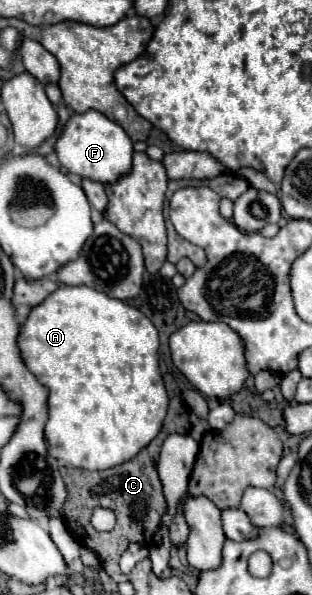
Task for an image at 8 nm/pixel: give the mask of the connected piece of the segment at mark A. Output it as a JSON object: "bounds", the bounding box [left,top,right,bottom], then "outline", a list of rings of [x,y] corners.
{"bounds":[17,286,167,470],"outline":[[[59,286],[55,292],[51,292],[41,304],[33,306],[29,312],[27,322],[21,326],[21,332],[17,336],[17,346],[21,352],[21,358],[25,362],[25,366],[29,368],[29,372],[35,374],[35,378],[49,390],[49,398],[47,398],[47,410],[49,410],[49,420],[45,424],[45,440],[47,440],[47,448],[49,454],[61,462],[65,462],[67,466],[75,466],[75,468],[85,468],[85,470],[107,470],[115,464],[123,464],[127,460],[131,460],[131,456],[135,456],[141,448],[145,448],[159,432],[159,428],[163,426],[163,418],[167,414],[167,392],[161,380],[161,372],[159,372],[159,336],[157,336],[157,328],[151,324],[151,320],[141,314],[137,308],[109,298],[105,292],[99,292],[95,288],[89,286]]]}

